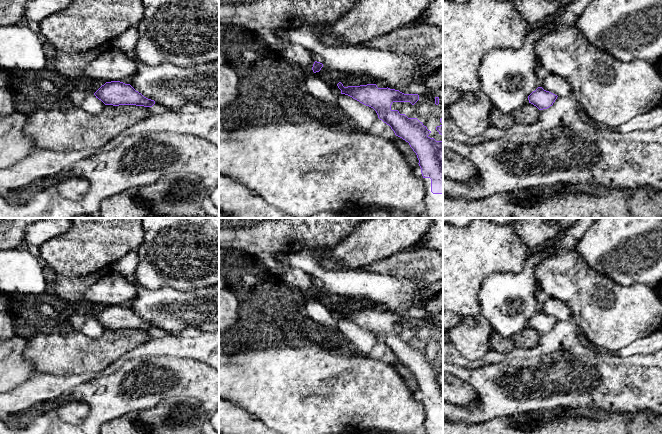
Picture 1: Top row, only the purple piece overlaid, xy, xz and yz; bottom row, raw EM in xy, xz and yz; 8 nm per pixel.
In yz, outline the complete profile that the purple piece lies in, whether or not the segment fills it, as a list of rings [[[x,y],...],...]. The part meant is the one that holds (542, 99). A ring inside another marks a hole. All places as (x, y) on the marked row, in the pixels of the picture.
[[[538,87],[528,96],[528,100],[539,110],[543,110],[552,106],[557,97],[557,95],[544,90],[542,87]]]

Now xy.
[[[120,81],[106,82],[94,93],[94,95],[105,105],[136,105],[152,107],[155,104],[154,100],[144,97],[130,84],[125,84]]]

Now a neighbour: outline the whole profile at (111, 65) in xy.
[[[110,47],[85,66],[84,76],[104,82],[120,81],[135,73],[136,65],[124,52]]]

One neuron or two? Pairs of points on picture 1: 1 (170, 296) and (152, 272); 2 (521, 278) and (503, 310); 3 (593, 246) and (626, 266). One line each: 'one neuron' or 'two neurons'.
1: two neurons
2: one neuron
3: one neuron

